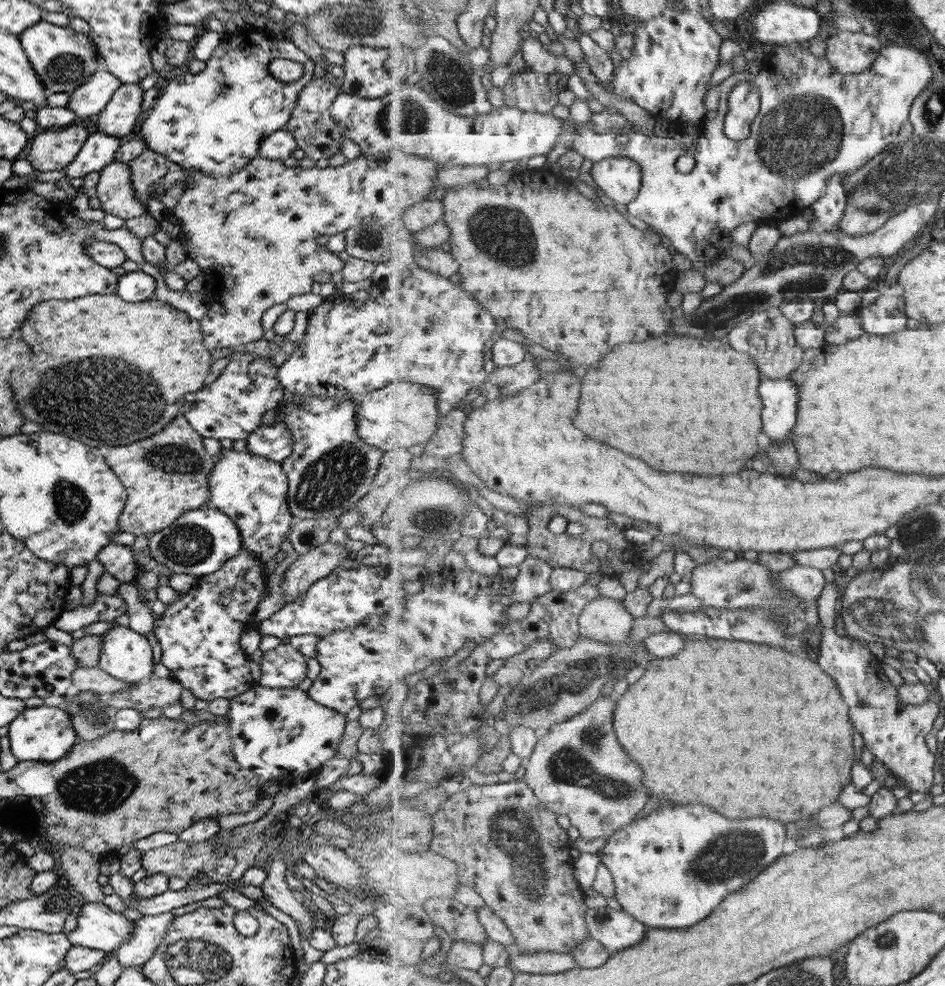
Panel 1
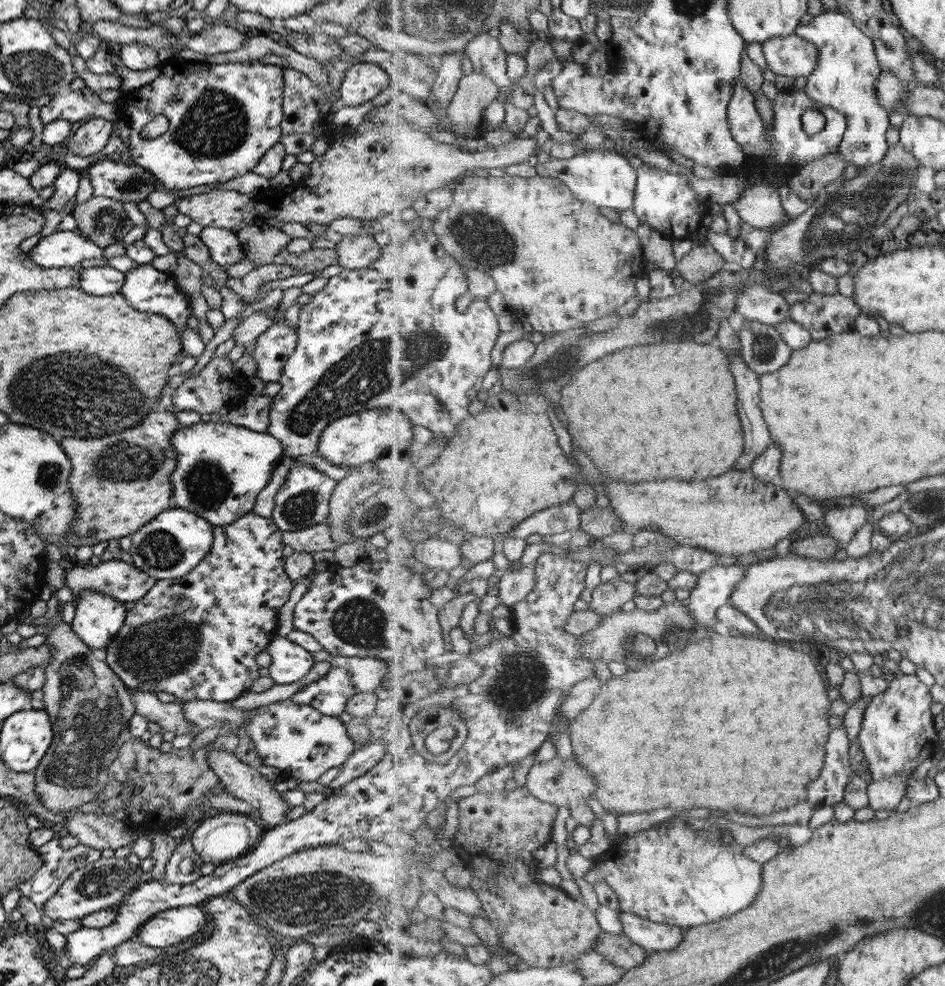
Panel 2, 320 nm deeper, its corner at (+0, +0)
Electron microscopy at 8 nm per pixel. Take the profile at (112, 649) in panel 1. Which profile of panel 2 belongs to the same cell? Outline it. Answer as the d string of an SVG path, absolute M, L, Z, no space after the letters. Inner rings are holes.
M82 590L74 600L72 631L101 655L111 637L123 624L126 610L123 603L99 591Z

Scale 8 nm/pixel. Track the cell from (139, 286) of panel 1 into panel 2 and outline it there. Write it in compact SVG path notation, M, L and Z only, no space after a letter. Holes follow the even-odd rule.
M95 266L78 272L78 288L91 296L109 296L118 292L124 273L110 266Z

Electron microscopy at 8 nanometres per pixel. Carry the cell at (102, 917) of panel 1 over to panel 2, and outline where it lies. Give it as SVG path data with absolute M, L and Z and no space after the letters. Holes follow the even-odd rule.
M197 905L162 910L139 927L135 941L165 949L203 932L206 924L207 917Z

